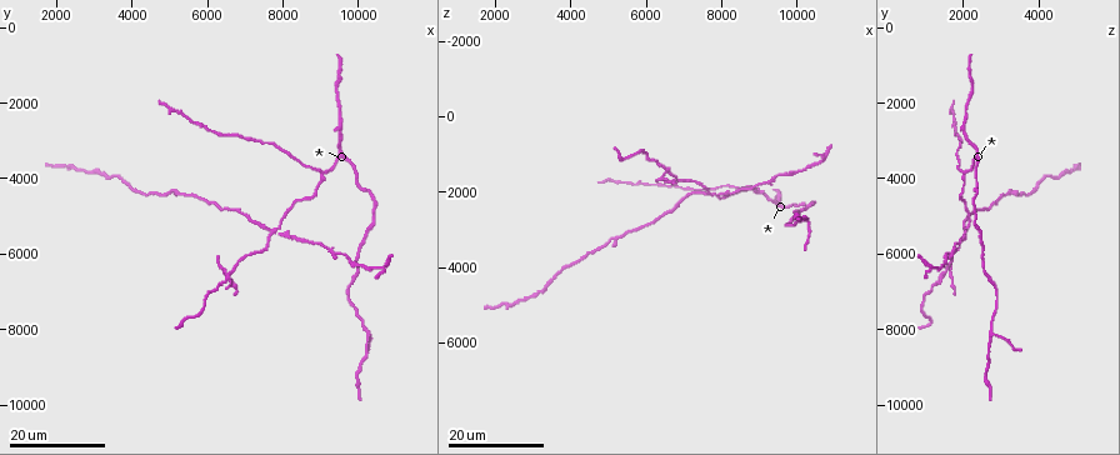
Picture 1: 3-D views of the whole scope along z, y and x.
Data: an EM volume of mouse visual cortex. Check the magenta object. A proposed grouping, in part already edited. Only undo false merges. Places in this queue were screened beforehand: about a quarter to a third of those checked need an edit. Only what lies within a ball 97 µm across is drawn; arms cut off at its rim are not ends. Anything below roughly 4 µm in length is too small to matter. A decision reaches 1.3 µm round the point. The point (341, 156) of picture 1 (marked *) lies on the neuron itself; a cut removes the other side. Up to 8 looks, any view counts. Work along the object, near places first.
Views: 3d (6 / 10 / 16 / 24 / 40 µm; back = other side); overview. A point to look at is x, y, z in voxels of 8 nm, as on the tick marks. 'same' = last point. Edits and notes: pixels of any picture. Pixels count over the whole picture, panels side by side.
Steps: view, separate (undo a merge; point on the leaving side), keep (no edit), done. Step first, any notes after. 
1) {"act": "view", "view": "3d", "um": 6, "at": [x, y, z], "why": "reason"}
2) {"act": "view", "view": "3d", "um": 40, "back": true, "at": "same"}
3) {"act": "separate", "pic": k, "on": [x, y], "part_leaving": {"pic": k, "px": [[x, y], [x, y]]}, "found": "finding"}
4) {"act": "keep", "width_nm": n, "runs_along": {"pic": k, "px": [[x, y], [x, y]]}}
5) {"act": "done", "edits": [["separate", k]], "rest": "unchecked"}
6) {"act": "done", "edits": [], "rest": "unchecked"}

{"act": "view", "view": "3d", "um": 24, "at": [9000, 3900, 2050], "why": "three-way junction"}

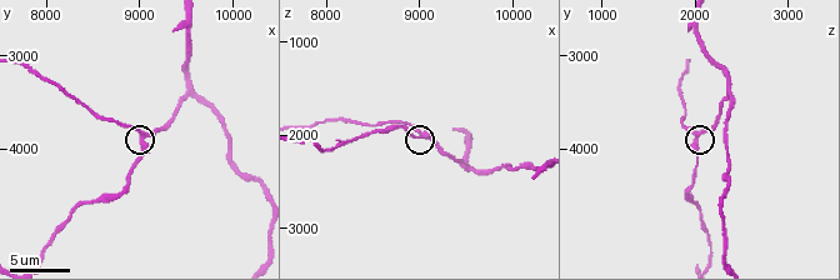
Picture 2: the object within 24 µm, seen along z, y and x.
{"act": "view", "view": "3d", "um": 6, "at": [9050, 3850, 2000]}

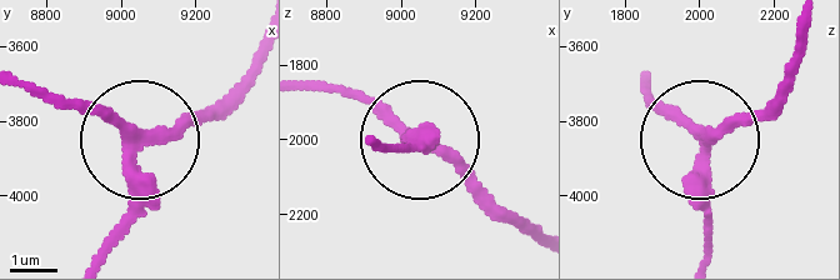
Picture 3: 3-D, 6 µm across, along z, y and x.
{"act": "keep", "runs_along": {"pic": 3, "px": [[256, 56], [185, 120], [138, 136], [45, 96]]}, "found": "continuous, no second neuron"}

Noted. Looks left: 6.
{"act": "view", "view": "3d", "um": 16, "at": [7750, 5350, 2000], "why": "four-way junction"}

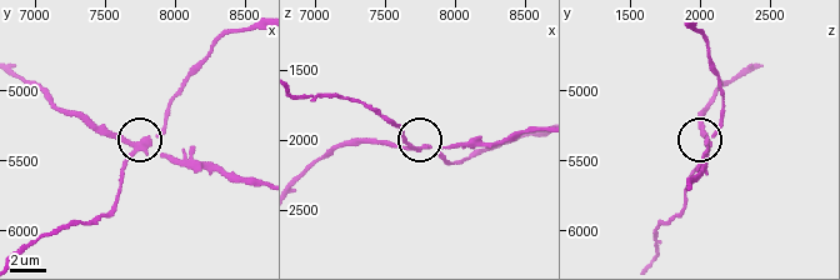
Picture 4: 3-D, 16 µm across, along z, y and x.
{"act": "view", "view": "3d", "um": 6, "at": [7820, 5400, 2060], "why": "zoom in"}

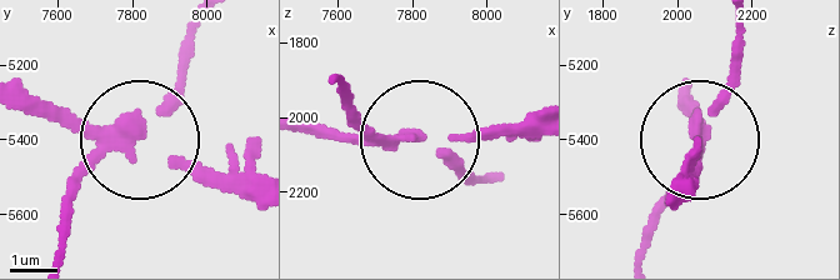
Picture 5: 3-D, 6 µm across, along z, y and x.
{"act": "view", "view": "3d", "um": 6, "back": true, "at": [7800, 5380, 2060]}

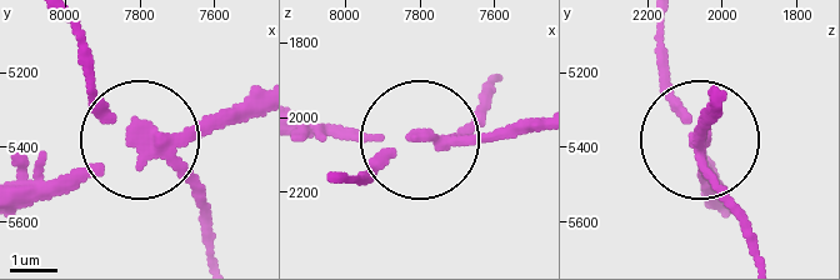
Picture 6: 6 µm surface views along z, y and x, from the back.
{"act": "separate", "pic": 6, "on": [96, 169], "width_nm": 220, "part_leaving": {"pic": 6, "px": [[169, 143], [249, 119]]}, "found": "a second neuron is stuck on"}

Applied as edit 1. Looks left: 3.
{"act": "view", "view": "overview"}

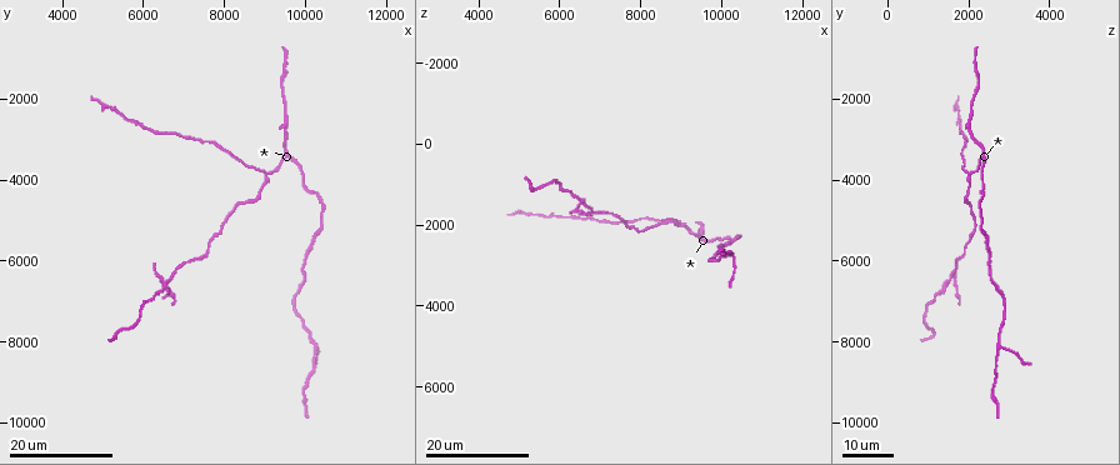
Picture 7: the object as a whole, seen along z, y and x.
{"act": "view", "view": "3d", "um": 24, "at": [6450, 6600, 1450], "why": "small branch off a trunk"}

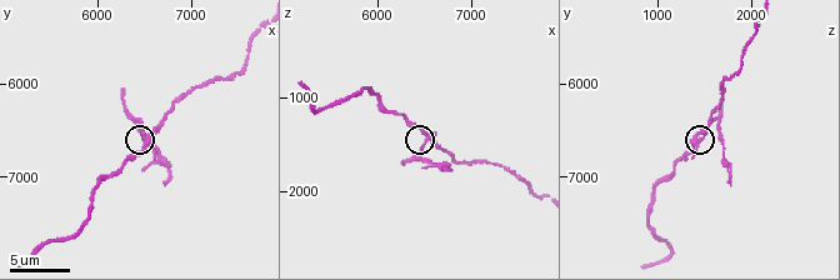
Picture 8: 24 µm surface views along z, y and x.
{"act": "view", "view": "3d", "um": 6, "at": [6550, 6600, 1450]}

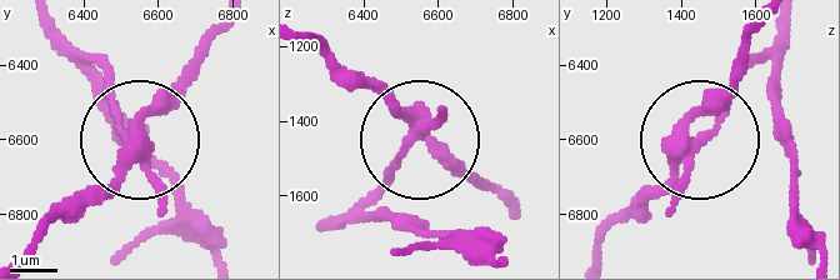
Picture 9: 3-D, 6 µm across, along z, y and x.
{"act": "separate", "pic": 9, "on": [160, 215], "arms": 4, "found": "two neurons meet here"}

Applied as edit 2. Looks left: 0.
{"act": "done", "edits": [["separate", 6], ["separate", 9]], "rest": "unchecked"}

